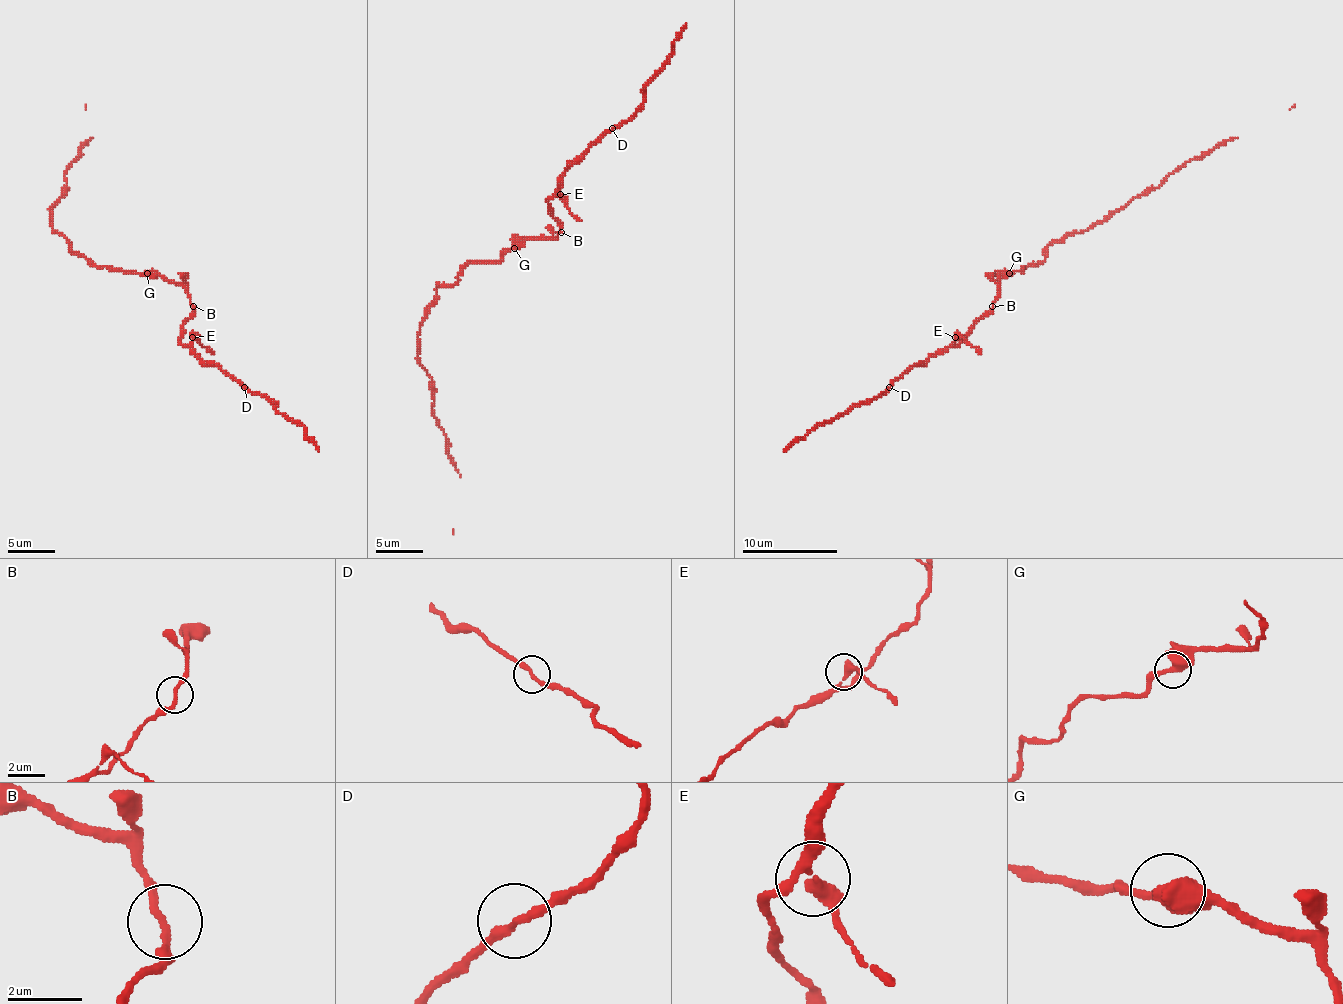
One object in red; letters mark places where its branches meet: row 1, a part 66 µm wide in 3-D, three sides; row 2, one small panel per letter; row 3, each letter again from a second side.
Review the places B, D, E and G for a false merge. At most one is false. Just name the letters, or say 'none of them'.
none of them

